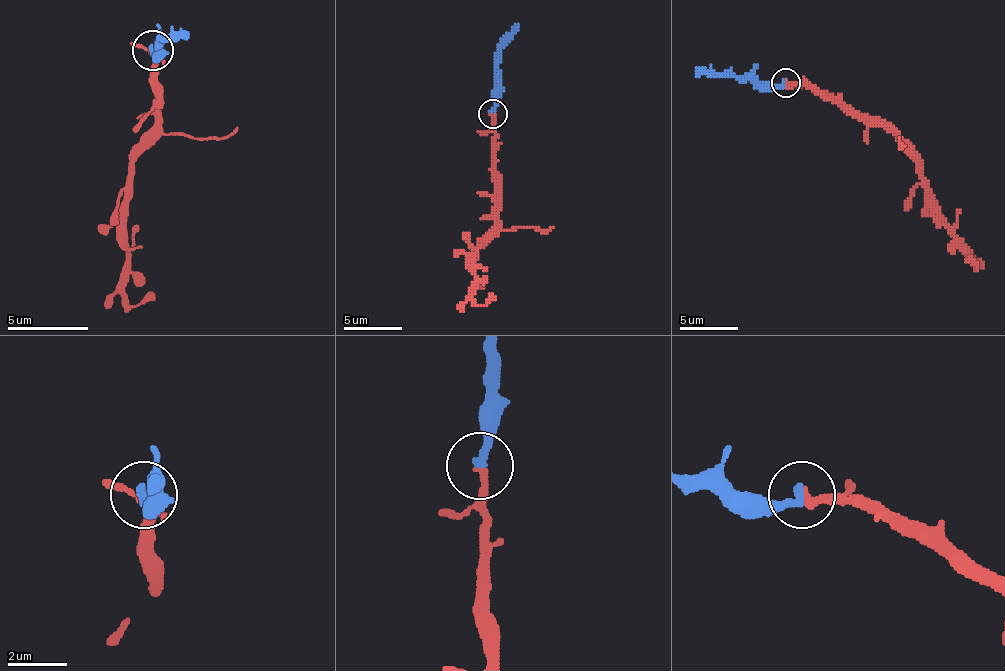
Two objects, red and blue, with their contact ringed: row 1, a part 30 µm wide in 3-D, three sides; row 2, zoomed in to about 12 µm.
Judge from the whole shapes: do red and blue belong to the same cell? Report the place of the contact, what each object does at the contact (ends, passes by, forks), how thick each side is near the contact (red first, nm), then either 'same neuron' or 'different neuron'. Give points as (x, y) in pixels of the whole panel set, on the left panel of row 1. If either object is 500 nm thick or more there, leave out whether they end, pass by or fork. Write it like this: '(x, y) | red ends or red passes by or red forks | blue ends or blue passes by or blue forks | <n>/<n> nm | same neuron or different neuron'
(152, 50) | red ends | blue ends | 280/340 nm | same neuron

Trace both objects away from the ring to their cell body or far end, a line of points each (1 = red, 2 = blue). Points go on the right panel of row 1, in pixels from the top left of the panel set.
1: (786, 82), (815, 85), (858, 114), (879, 120), (916, 163), (925, 198), (977, 267), (965, 259)
2: (786, 82), (754, 85), (734, 76), (714, 76), (696, 71)

